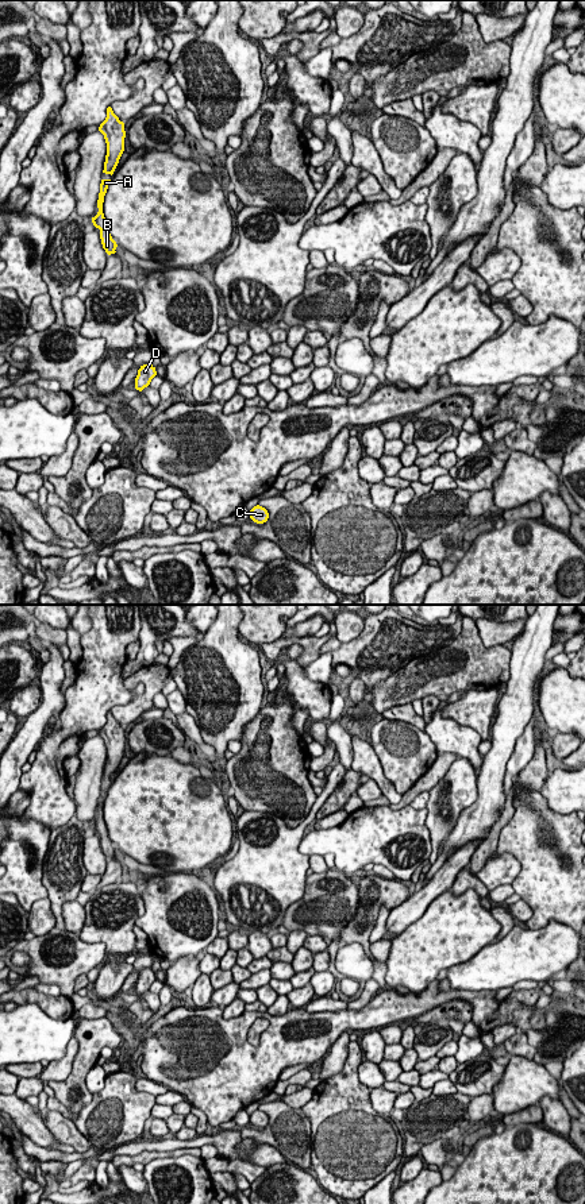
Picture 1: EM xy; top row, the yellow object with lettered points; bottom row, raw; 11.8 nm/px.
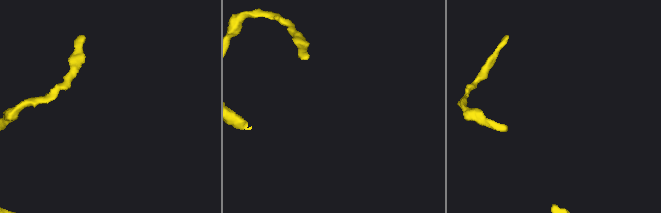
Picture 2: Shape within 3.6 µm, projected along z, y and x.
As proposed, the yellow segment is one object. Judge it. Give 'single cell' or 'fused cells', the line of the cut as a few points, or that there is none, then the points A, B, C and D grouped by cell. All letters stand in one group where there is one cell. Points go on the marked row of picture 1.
single cell; no cut; A B C D

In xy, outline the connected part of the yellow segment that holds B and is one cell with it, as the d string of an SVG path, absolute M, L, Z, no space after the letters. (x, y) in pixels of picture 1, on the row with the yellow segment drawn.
M101 180L99 200L97 200L99 212L95 217L92 217L93 225L100 229L101 244L108 255L115 254L116 252L115 250L118 247L116 242L112 239L108 231L108 225L103 213L104 196L107 193L109 182L111 180Z

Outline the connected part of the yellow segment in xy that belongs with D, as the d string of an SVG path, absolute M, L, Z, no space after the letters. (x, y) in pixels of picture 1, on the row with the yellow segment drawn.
M151 363L141 366L141 368L138 370L138 375L135 378L135 389L142 391L145 387L150 385L151 379L155 375L155 367Z

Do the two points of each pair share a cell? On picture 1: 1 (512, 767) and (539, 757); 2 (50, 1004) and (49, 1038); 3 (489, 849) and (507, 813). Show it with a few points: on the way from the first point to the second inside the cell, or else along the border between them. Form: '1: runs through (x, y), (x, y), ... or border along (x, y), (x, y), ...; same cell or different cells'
1: border along (535, 747), (532, 757), (515, 779); different cells
2: border along (20, 1006), (35, 1003), (52, 1018), (70, 1018); different cells
3: runs through (492, 840), (496, 828), (501, 822); same cell

